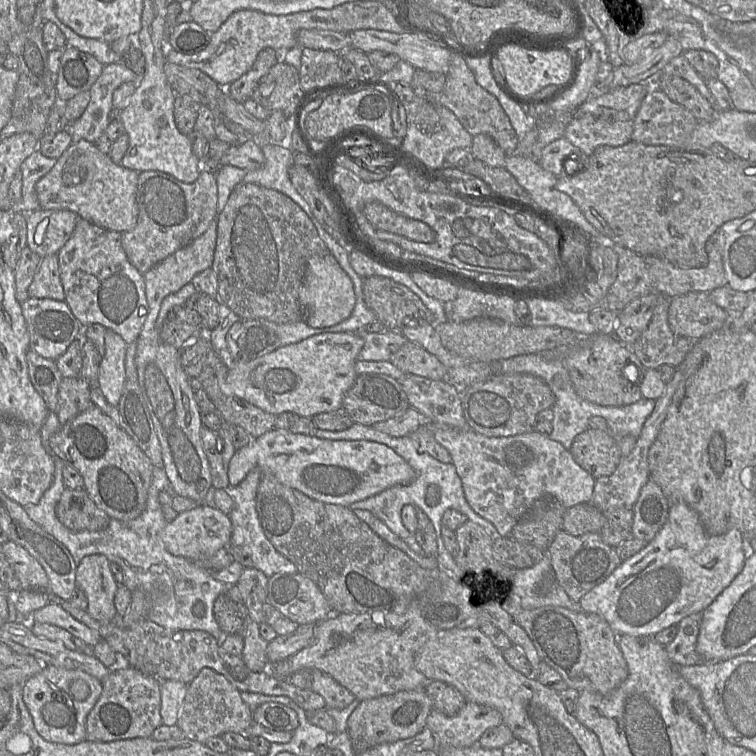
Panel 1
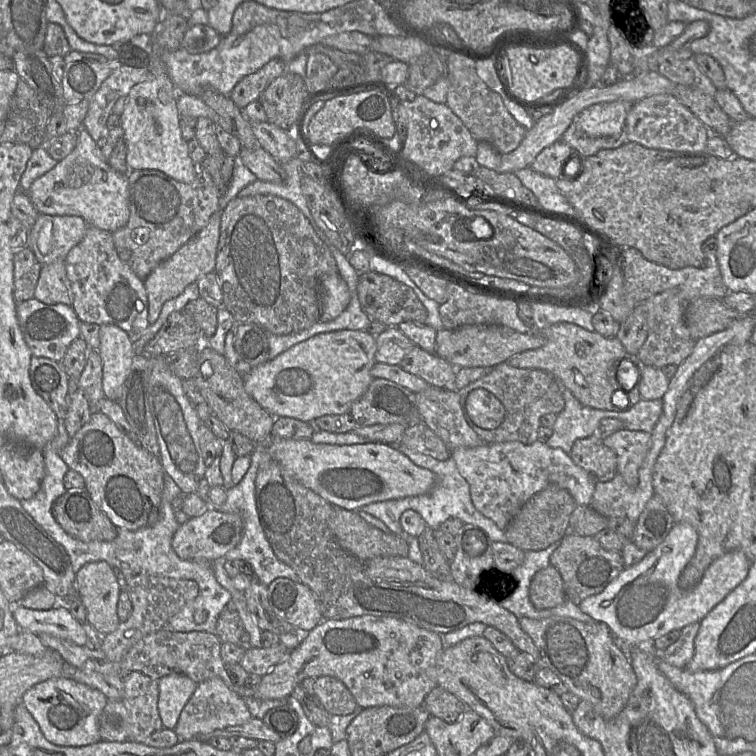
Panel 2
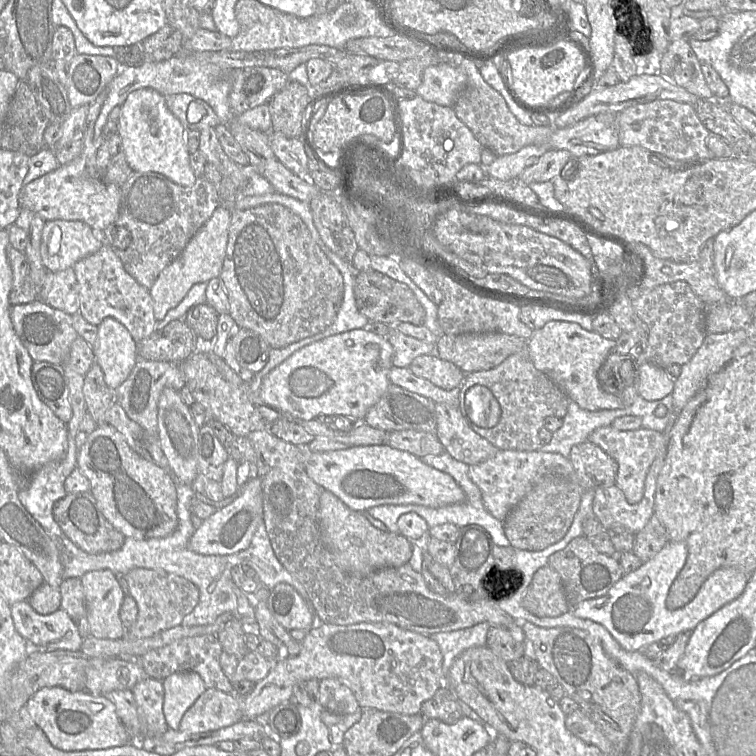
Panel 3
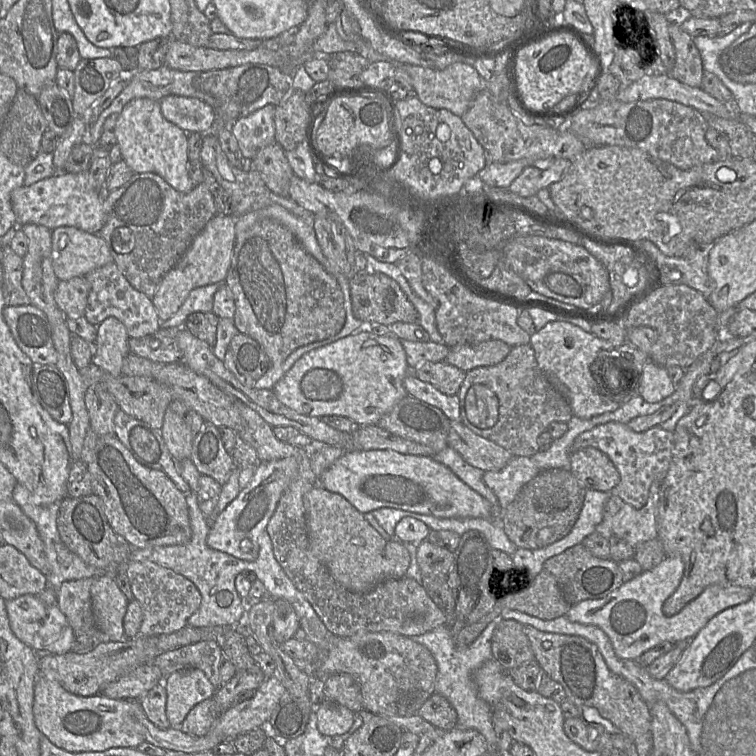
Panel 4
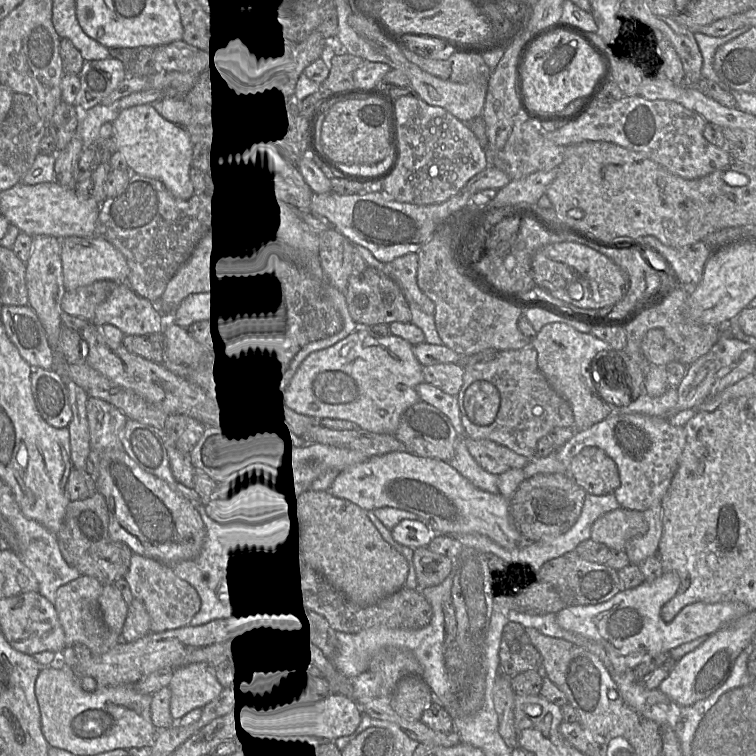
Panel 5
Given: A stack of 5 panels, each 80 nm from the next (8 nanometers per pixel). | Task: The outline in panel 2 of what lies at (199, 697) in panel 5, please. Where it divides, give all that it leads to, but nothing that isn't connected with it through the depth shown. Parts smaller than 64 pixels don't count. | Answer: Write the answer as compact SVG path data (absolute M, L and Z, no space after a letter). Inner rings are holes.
M178 673L162 677L158 683L158 709L163 726L174 730L184 706L193 695L198 683Z

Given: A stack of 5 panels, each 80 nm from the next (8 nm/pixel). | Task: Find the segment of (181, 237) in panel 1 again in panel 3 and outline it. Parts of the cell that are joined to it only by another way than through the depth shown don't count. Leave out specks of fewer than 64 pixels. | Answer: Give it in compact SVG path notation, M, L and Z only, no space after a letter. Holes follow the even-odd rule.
M135 172L121 186L121 200L117 219L101 233L104 244L108 244L121 260L124 269L142 286L150 289L161 271L171 264L184 250L195 233L208 221L219 206L213 185L205 176L197 178L190 187L181 186L156 172Z

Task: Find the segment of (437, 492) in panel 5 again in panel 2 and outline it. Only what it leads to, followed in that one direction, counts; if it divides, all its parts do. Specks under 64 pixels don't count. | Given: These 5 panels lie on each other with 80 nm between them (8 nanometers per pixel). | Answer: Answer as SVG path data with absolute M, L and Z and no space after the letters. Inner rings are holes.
M272 436L268 451L305 487L334 507L350 511L374 502L427 494L437 479L432 471L415 465L406 455L385 443L333 445Z

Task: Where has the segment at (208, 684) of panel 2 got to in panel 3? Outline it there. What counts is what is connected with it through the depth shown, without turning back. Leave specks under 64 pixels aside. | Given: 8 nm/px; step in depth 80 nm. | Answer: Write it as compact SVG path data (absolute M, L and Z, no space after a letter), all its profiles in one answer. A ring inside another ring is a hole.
M207 688L184 713L178 730L184 733L209 732L242 719L240 700L234 694Z

